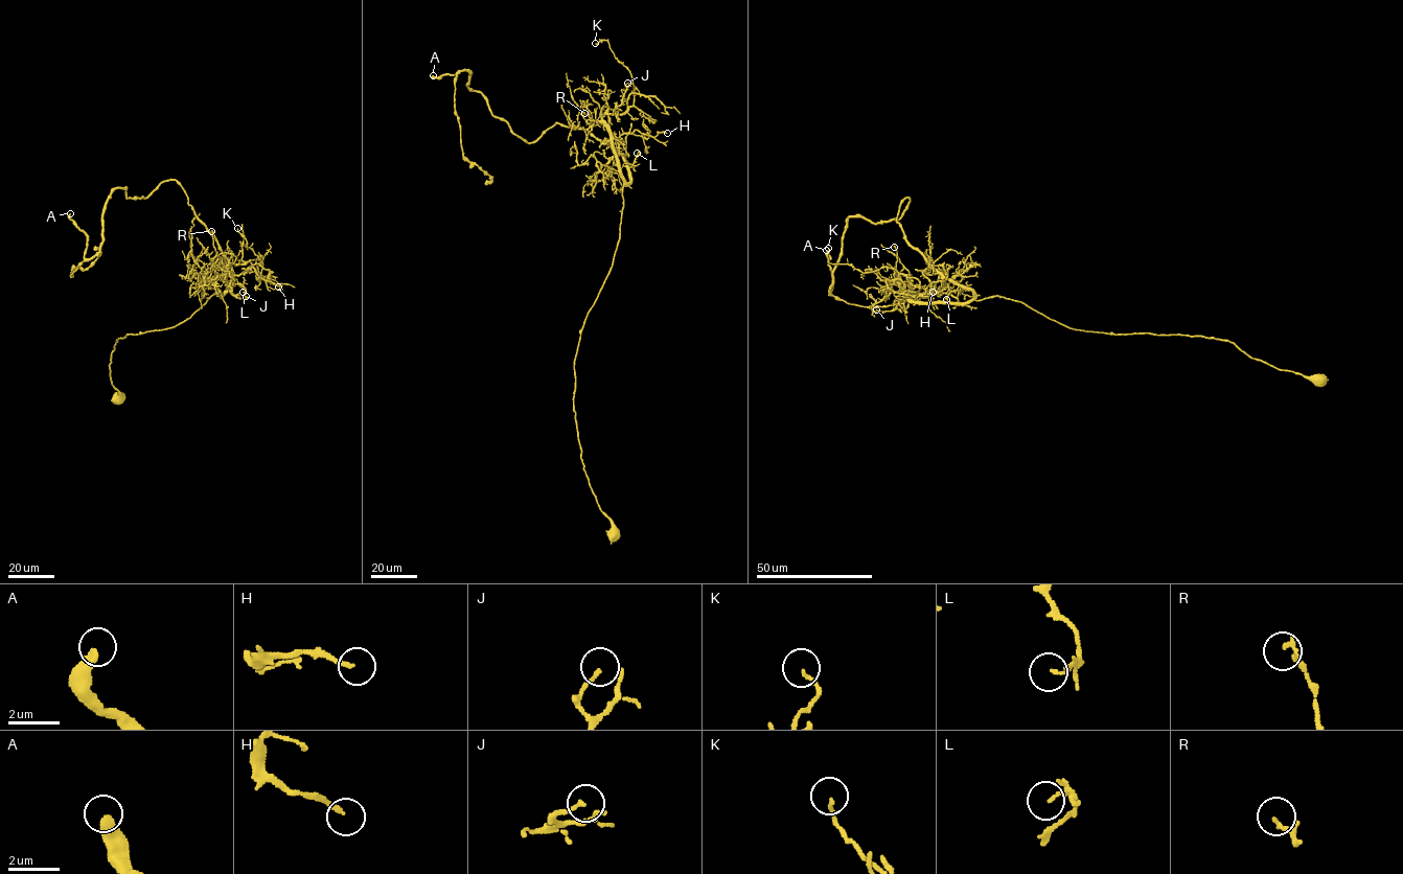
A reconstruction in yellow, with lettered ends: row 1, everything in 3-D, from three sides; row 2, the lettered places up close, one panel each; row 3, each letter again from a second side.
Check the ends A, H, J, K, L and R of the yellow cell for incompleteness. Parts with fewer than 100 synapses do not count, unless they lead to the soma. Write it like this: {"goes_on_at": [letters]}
{"goes_on_at": ["A"]}

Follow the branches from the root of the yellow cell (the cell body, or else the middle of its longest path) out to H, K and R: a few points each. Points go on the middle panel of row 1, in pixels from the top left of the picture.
H: (616, 533), (583, 468), (574, 360), (612, 263), (622, 187), (630, 182), (616, 140), (635, 130), (667, 133)
K: (616, 533), (583, 468), (574, 360), (620, 235), (601, 118), (634, 89), (595, 43)
R: (616, 533), (583, 468), (574, 360), (618, 242), (623, 180), (611, 131), (594, 120), (595, 109), (584, 113)

